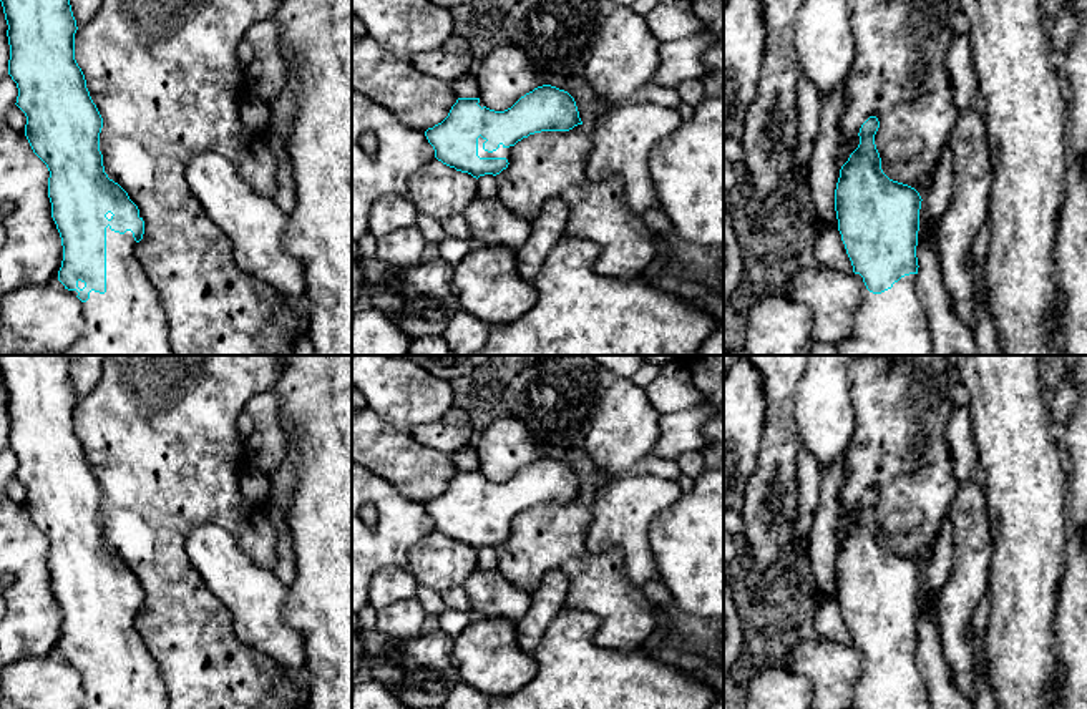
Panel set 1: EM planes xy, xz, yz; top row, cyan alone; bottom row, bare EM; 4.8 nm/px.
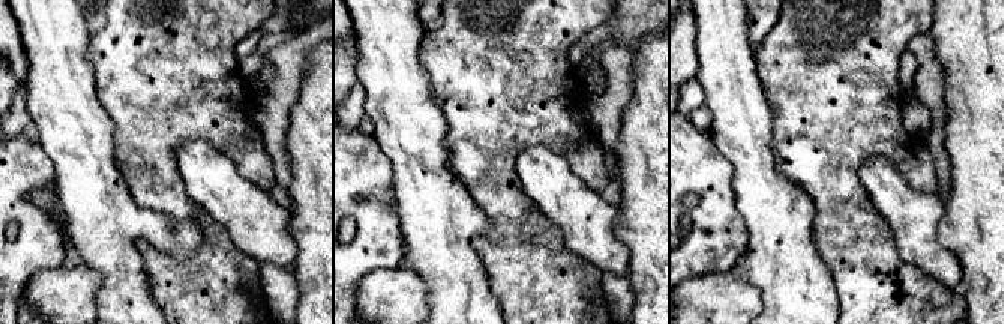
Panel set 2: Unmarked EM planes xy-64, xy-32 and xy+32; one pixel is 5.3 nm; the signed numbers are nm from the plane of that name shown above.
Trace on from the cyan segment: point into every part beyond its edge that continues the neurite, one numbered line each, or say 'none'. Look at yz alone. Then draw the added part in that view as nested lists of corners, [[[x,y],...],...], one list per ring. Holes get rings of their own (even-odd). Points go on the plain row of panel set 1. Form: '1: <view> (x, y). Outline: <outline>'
1: yz (896, 684). Outline: [[[856,646],[856,648],[858,648],[858,651],[860,651],[861,656],[863,656],[863,663],[861,663],[861,674],[860,674],[858,684],[856,684],[856,687],[855,687],[855,696],[853,696],[853,702],[851,702],[851,707],[850,707],[850,709],[933,709],[933,702],[931,702],[931,699],[928,697],[926,682],[924,682],[924,679],[921,677],[919,669],[918,669],[916,663],[914,663],[914,651],[916,651],[916,646],[909,646],[909,648],[901,649],[898,654],[893,656],[891,661],[888,661],[888,663],[885,663],[885,664],[881,664],[881,666],[873,666],[873,664],[870,664],[870,663],[866,661],[865,654],[863,654],[863,649],[861,649],[860,646]]]

